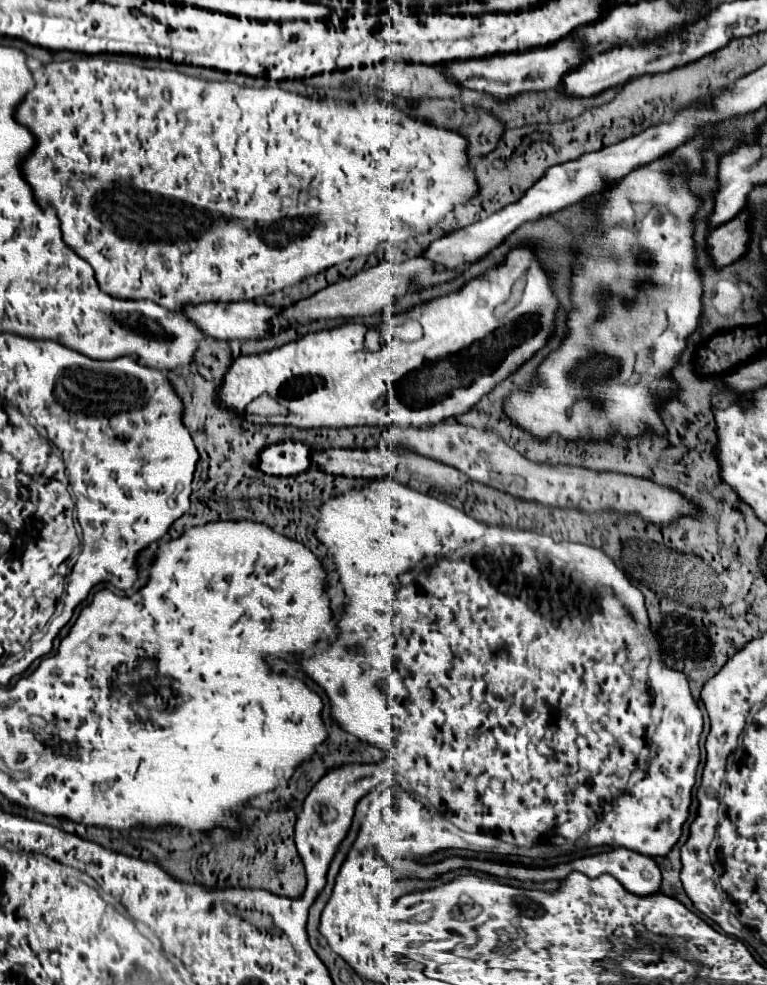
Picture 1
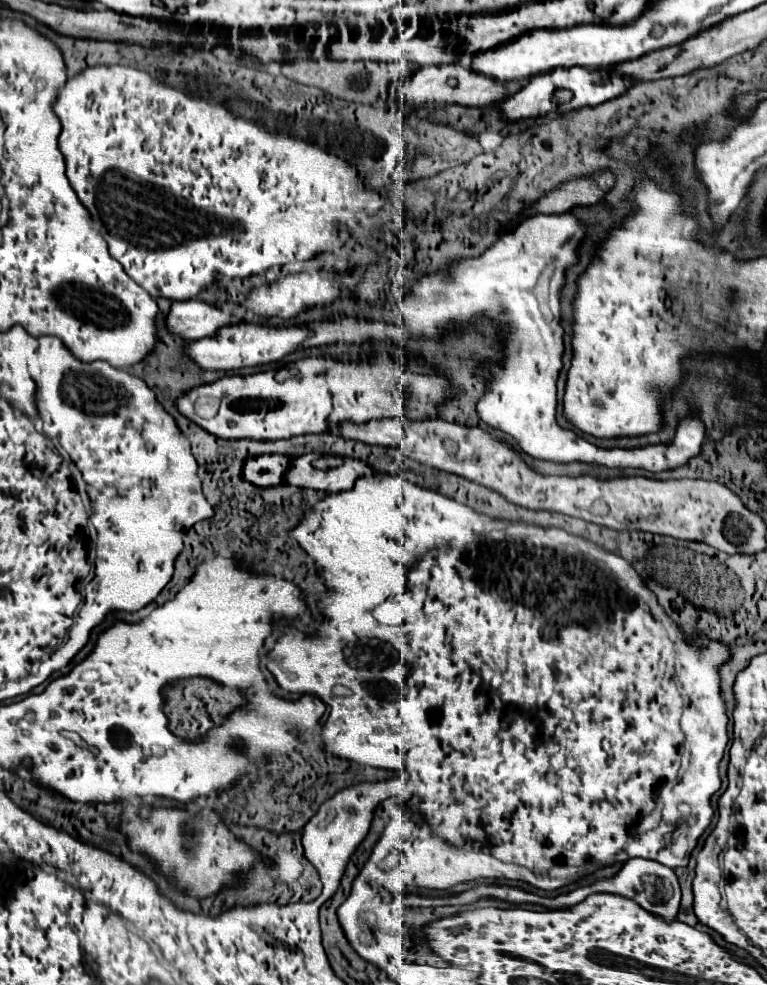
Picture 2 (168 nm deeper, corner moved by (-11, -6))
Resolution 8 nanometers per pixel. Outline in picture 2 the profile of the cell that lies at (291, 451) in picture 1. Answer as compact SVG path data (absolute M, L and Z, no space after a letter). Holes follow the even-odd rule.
M260 455L246 461L244 477L258 487L274 487L284 483L286 469L288 469L286 455Z

